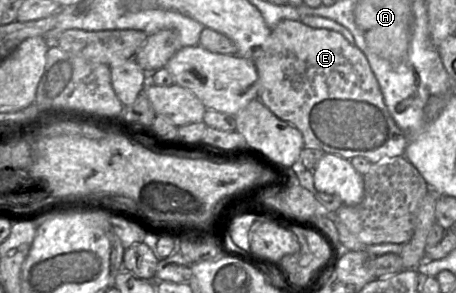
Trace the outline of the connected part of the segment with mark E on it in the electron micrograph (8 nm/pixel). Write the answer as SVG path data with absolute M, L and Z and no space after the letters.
M282 20L271 29L269 38L256 52L254 65L259 76L258 98L278 118L301 132L305 147L348 160L363 157L372 164L404 156L408 136L394 122L366 56L340 33L311 28L301 21Z

